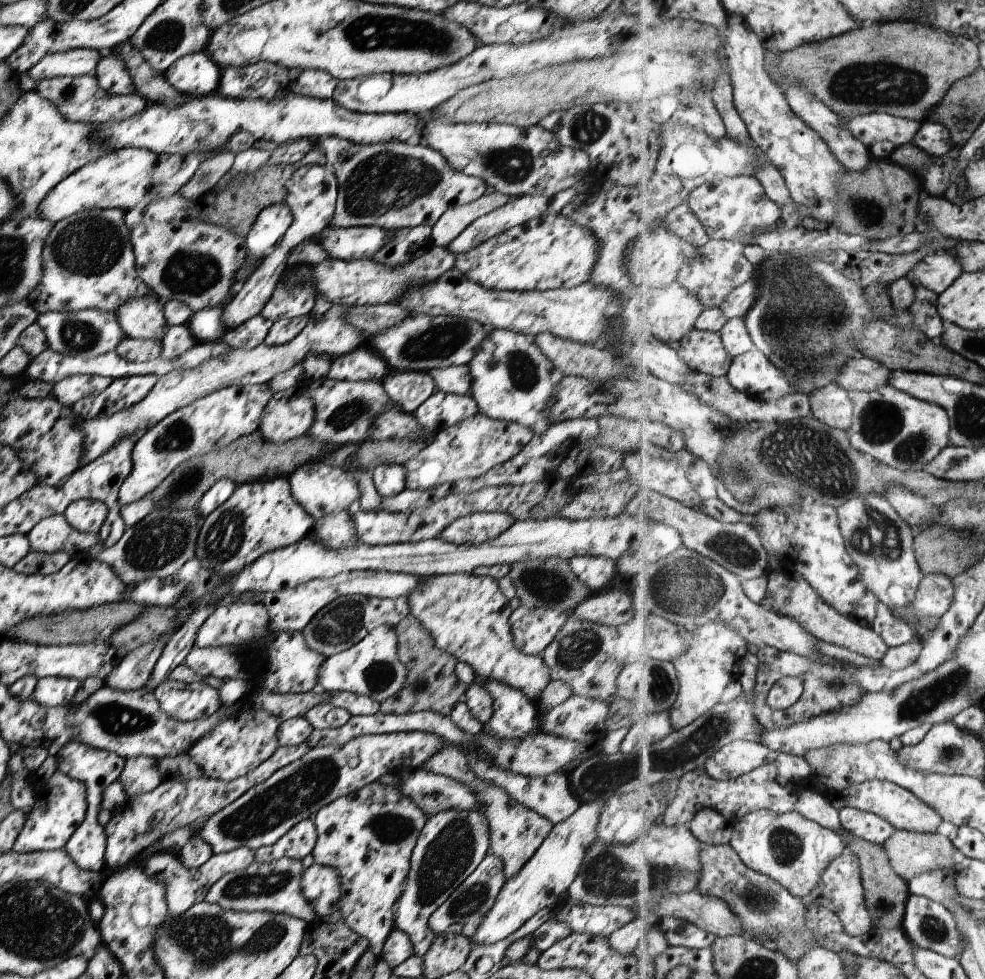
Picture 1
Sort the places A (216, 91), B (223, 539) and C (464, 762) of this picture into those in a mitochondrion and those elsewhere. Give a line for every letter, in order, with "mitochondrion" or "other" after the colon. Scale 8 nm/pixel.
A: other
B: mitochondrion
C: other

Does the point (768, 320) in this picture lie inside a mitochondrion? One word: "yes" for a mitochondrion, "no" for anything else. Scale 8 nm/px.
yes

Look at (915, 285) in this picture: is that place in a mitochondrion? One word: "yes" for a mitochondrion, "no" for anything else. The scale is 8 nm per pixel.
no

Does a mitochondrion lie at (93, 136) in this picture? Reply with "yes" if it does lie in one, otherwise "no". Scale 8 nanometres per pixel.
no

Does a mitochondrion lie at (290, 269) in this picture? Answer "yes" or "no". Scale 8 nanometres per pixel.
no

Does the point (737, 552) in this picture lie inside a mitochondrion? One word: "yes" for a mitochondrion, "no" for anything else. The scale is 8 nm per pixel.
yes

